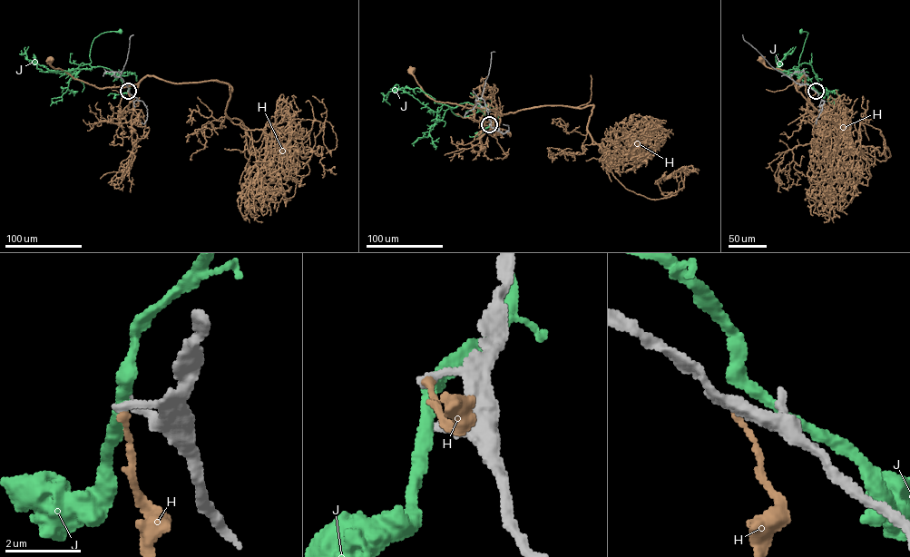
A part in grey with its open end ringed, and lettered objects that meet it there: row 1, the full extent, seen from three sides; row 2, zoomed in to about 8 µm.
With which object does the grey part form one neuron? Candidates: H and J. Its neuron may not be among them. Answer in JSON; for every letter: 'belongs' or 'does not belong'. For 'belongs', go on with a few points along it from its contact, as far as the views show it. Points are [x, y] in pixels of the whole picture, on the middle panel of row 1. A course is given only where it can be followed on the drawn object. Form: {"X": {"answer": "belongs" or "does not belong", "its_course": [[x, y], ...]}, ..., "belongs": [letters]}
{"H": {"answer": "does not belong"}, "J": {"answer": "does not belong"}, "belongs": []}

